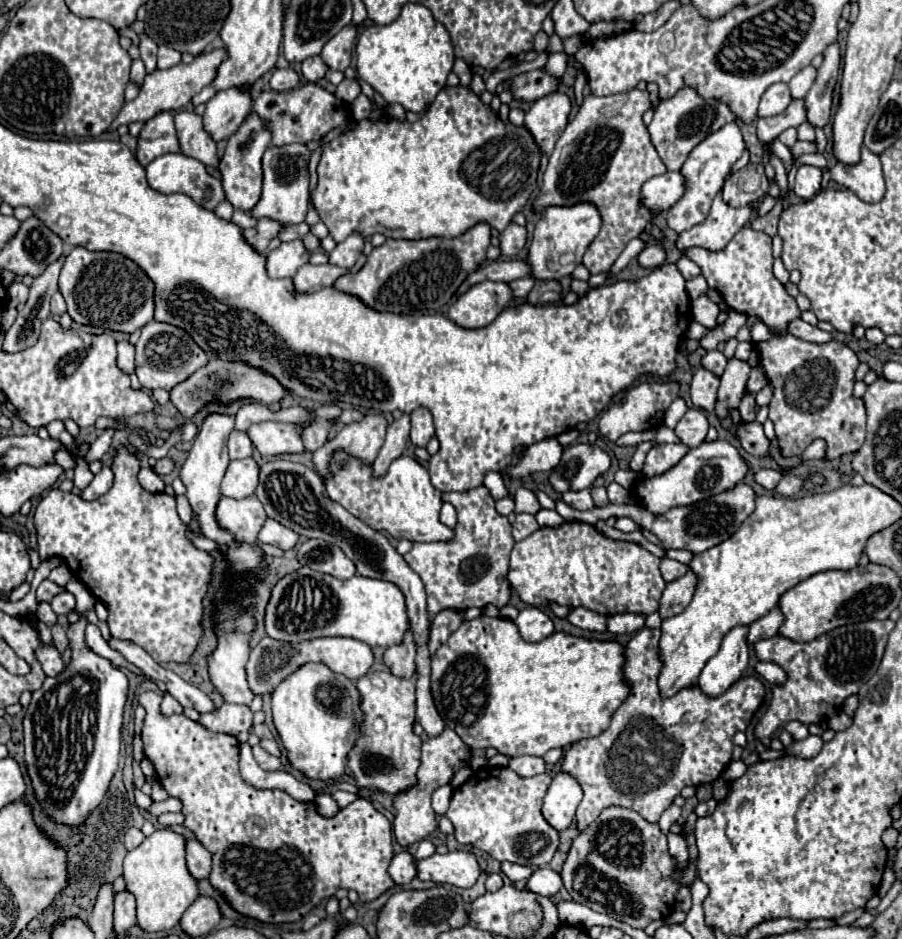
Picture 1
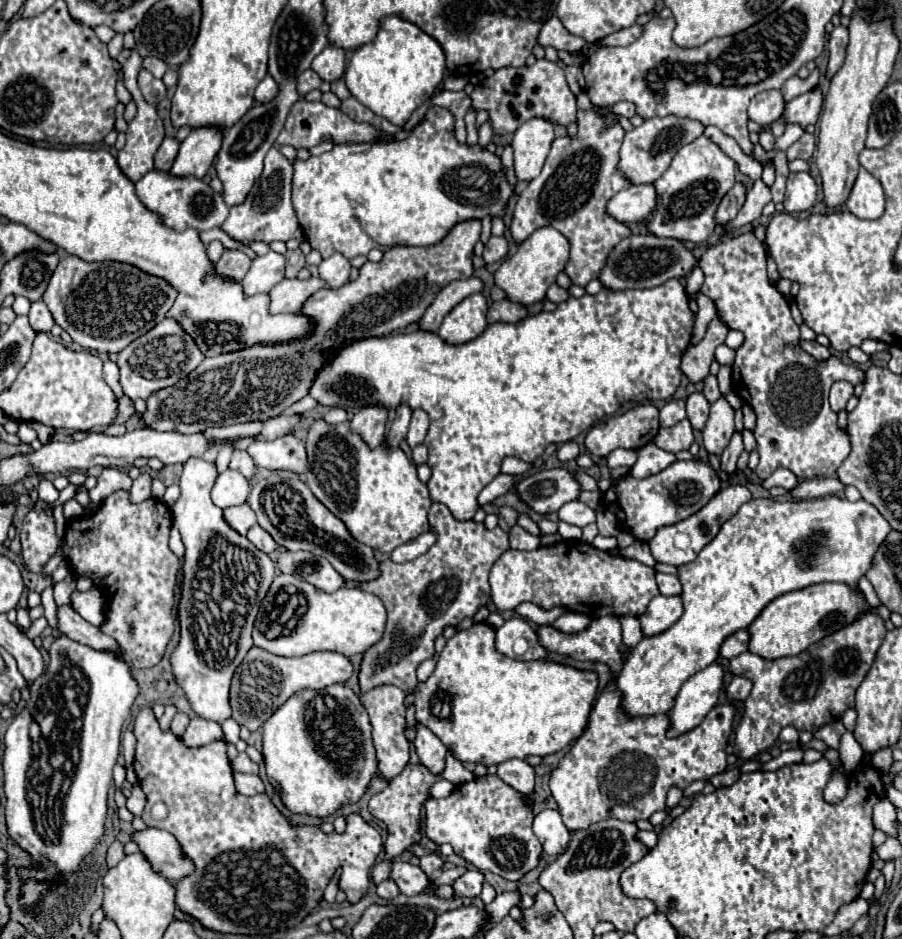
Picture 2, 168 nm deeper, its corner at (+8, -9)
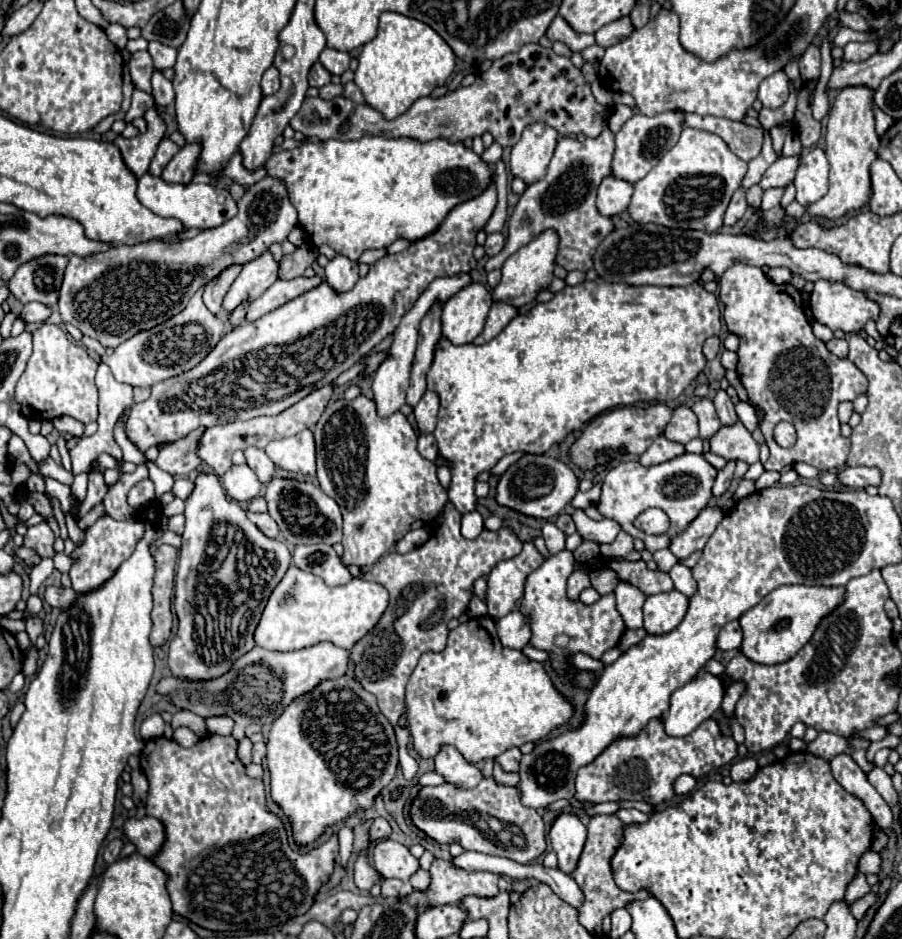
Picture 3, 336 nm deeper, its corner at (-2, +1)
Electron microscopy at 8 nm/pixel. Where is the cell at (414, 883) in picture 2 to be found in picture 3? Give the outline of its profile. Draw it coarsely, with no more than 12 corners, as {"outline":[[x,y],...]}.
{"outline":[[395,840],[373,846],[375,870],[385,878],[409,880],[419,860]]}

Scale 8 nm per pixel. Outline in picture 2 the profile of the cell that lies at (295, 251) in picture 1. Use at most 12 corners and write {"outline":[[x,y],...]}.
{"outline":[[277,252],[253,258],[241,280],[245,296],[267,294],[283,280]]}

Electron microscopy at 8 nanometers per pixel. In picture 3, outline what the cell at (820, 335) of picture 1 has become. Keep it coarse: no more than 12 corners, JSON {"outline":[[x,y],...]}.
{"outline":[[831,338],[827,350],[831,354],[845,358],[847,340]]}

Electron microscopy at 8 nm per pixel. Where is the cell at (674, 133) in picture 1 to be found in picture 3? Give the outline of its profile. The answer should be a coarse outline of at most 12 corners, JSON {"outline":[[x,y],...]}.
{"outline":[[679,110],[617,132],[613,176],[637,182],[683,132]]}

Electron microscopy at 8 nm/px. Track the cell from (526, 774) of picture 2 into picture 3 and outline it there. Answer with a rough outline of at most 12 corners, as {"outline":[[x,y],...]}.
{"outline":[[509,748],[495,762],[505,772],[519,770],[519,748]]}

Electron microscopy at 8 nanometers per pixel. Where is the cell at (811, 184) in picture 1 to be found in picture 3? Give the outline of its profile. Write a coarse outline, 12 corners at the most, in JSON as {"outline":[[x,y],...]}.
{"outline":[[821,148],[801,156],[795,200],[809,206],[827,194],[829,164]]}

